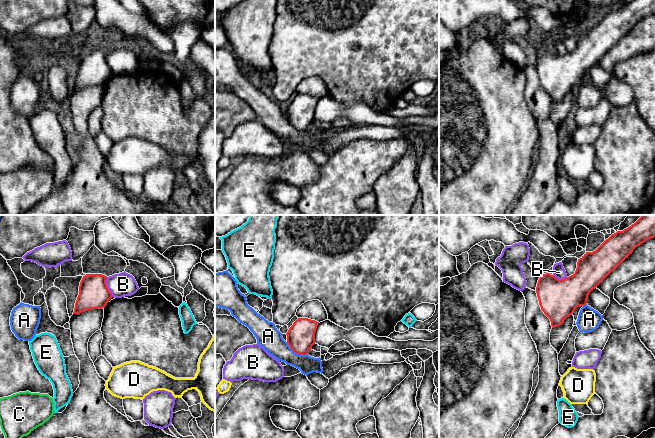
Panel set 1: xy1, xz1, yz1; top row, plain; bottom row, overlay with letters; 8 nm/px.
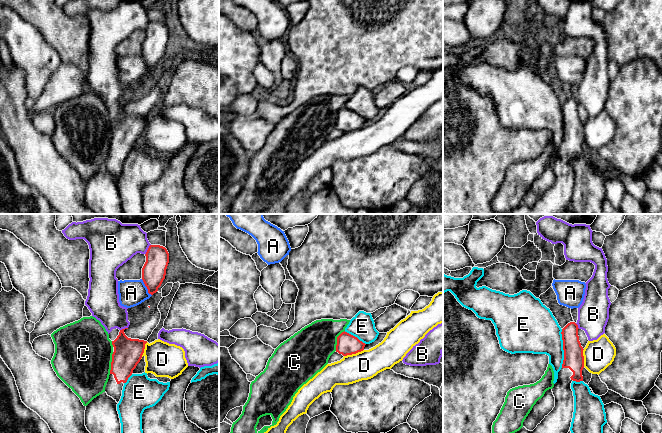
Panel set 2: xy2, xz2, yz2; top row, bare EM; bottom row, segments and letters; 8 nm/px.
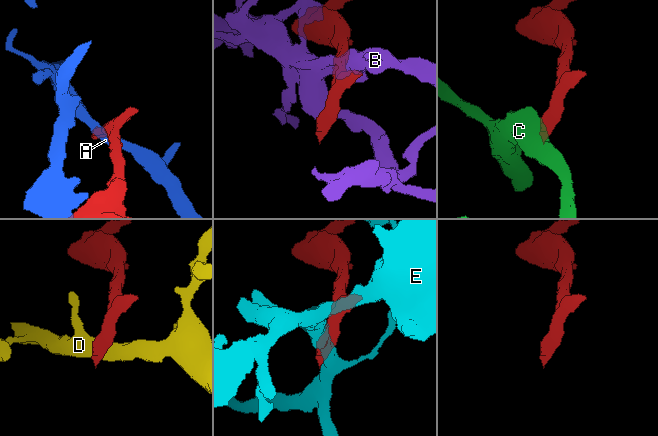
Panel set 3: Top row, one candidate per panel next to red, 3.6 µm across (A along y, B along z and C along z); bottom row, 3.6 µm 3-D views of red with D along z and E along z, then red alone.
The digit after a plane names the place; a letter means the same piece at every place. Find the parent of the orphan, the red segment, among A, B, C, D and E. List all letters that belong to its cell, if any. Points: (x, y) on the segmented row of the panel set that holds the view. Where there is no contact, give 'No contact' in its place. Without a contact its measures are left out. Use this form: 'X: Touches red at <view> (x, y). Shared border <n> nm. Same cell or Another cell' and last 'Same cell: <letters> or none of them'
A: Touches red at xz1 (296, 352). Shared border 200 nm. Another cell
B: Touches red at xy1 (107, 287). Shared border 170 nm. Another cell
C: Touches red at xy2 (111, 363). Shared border 180 nm. Another cell
D: Touches red at xz2 (353, 353). Shared border 170 nm. Another cell
E: Touches red at yz2 (563, 348). Shared border 320 nm. Another cell
Same cell: none of them

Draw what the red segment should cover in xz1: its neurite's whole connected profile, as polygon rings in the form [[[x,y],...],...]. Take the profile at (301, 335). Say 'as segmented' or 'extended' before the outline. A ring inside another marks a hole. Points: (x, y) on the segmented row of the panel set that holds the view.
as segmented; [[[298,318],[289,328],[287,343],[299,355],[307,355],[315,344],[315,331],[319,322],[308,318]]]

